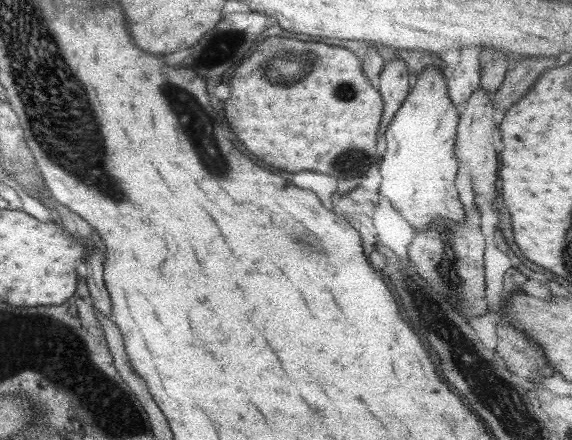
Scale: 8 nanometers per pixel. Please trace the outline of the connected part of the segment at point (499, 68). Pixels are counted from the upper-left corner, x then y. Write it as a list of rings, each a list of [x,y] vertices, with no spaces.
[[[481,50],[479,52],[479,62],[481,65],[479,89],[483,89],[487,94],[493,94],[503,82],[507,70],[507,58],[503,52],[495,50]]]

